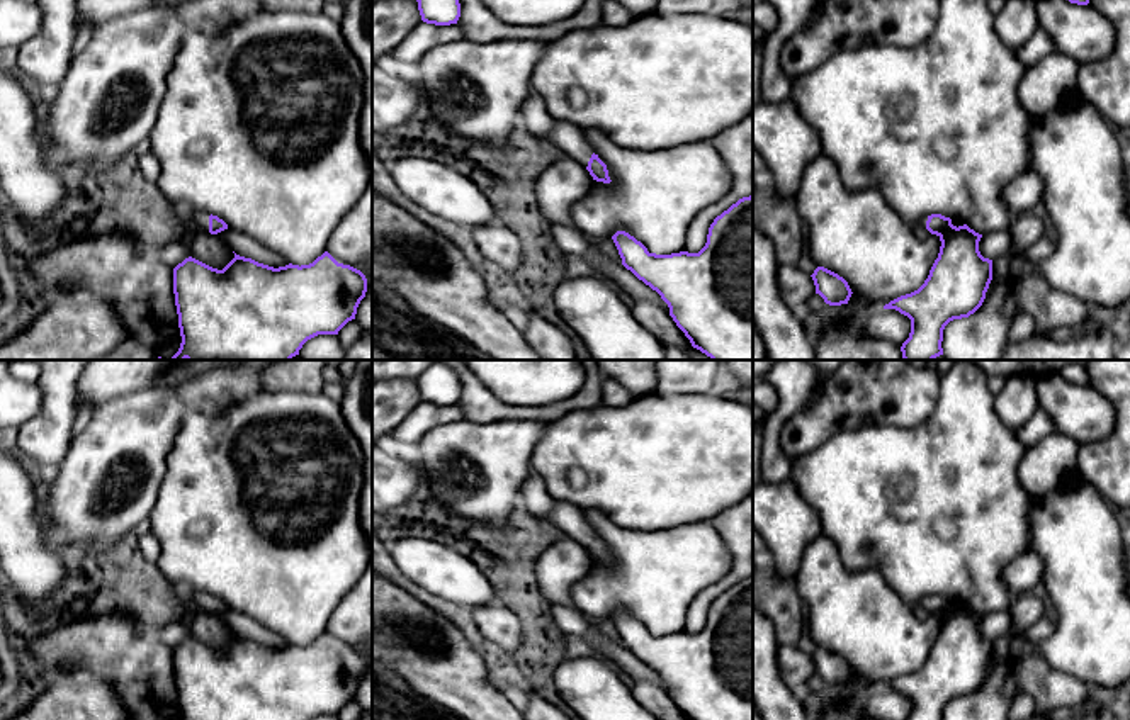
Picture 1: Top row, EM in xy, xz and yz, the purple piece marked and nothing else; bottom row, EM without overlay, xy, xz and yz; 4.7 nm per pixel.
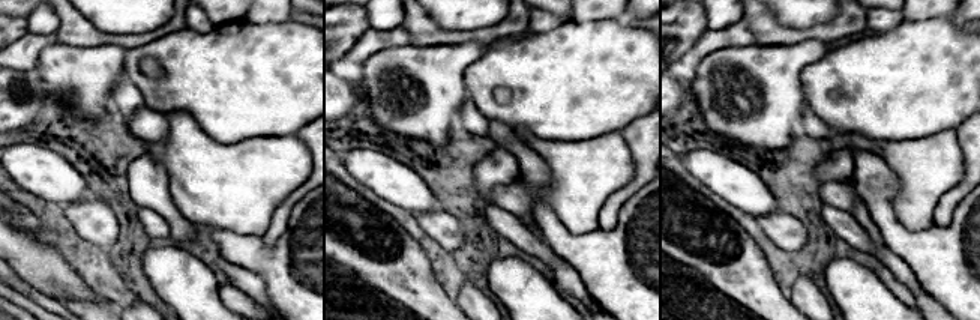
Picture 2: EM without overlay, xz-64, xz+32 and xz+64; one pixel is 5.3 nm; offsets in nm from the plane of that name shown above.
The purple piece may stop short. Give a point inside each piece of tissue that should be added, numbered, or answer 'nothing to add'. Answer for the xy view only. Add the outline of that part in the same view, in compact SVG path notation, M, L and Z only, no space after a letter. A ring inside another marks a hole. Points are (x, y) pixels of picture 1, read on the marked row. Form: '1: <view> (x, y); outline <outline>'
1: xy (201, 219); outline M190 211L190 217L199 229L209 231L209 216L207 212L194 212Z

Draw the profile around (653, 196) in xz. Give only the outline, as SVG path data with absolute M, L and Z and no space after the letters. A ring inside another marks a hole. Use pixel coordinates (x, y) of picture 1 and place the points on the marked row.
M585 129L583 132L593 153L607 165L612 180L610 183L593 180L588 194L571 205L574 226L595 241L625 231L641 241L649 253L685 251L692 219L731 188L731 172L710 141L639 151L615 144L602 131Z

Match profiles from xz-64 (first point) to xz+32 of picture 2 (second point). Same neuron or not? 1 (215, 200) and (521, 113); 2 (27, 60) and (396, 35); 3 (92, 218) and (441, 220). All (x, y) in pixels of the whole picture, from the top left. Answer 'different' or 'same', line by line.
1: different
2: same
3: same

